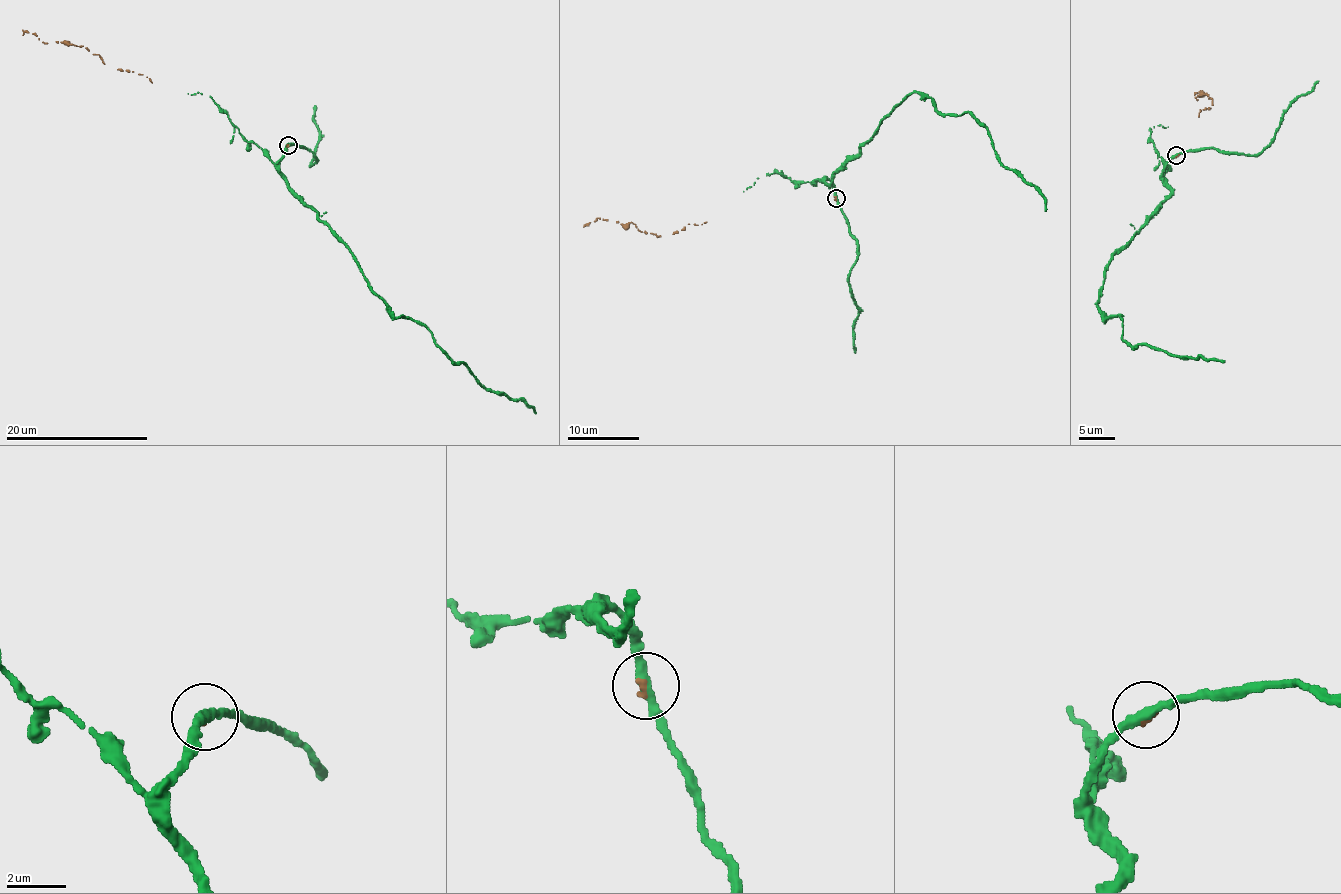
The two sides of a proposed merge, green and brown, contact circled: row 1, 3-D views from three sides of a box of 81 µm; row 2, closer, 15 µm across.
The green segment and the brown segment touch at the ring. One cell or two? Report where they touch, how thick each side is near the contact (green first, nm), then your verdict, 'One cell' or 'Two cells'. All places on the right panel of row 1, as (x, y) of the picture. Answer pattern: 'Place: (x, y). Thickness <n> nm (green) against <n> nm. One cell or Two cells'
Place: (1176, 155). Thickness 320 nm (green) against 170 nm. One cell

